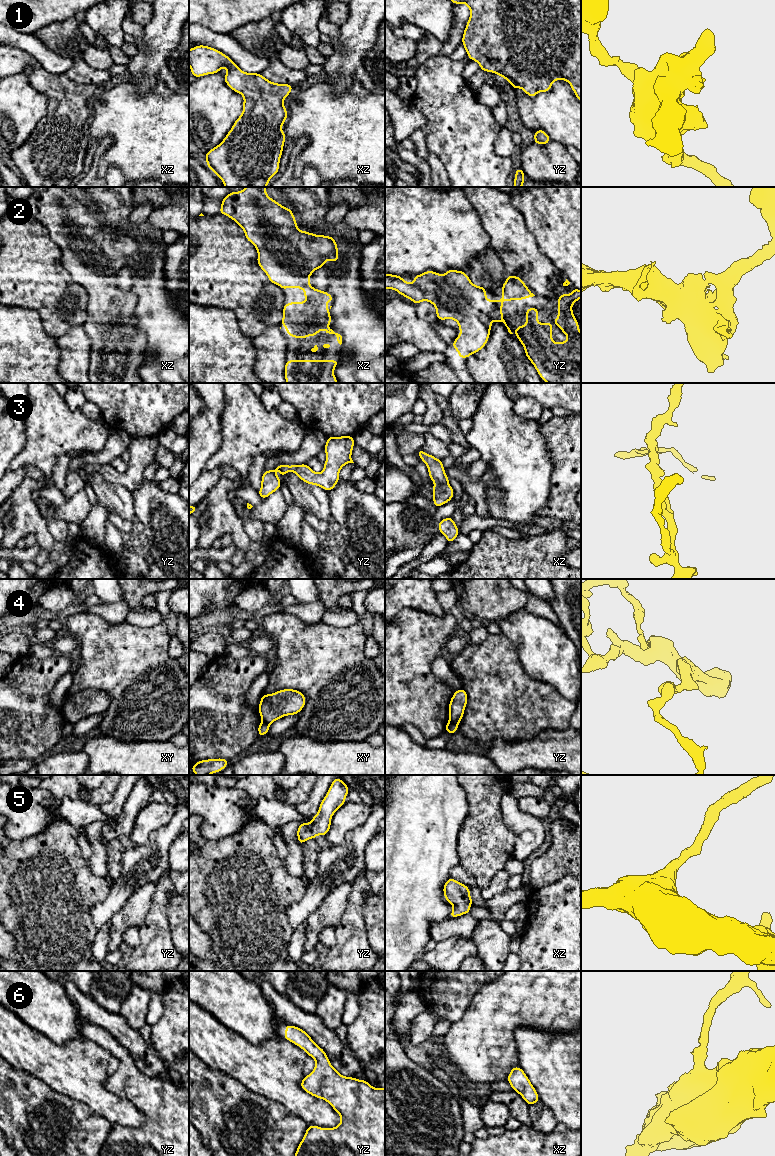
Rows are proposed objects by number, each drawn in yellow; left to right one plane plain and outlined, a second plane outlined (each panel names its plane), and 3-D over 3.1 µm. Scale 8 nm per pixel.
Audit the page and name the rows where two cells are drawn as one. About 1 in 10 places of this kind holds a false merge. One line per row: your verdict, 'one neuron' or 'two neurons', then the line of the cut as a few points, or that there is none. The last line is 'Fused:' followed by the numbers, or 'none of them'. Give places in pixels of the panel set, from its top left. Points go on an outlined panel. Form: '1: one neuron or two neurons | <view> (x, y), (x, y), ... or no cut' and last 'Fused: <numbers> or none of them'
1: one neuron | no cut
2: one neuron | no cut
3: one neuron | no cut
4: two neurons | yz (449, 720), (456, 725)
5: one neuron | no cut
6: one neuron | no cut
Fused: 4

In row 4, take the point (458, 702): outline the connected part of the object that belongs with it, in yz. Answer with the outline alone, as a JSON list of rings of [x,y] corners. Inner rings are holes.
[[[463,688],[455,691],[449,702],[449,721],[456,725],[461,722],[467,701],[468,695]]]

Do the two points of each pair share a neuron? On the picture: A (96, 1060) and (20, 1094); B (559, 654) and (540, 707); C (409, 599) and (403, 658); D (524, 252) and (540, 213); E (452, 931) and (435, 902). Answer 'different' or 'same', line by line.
A: different
B: different
C: different
D: different
E: different

